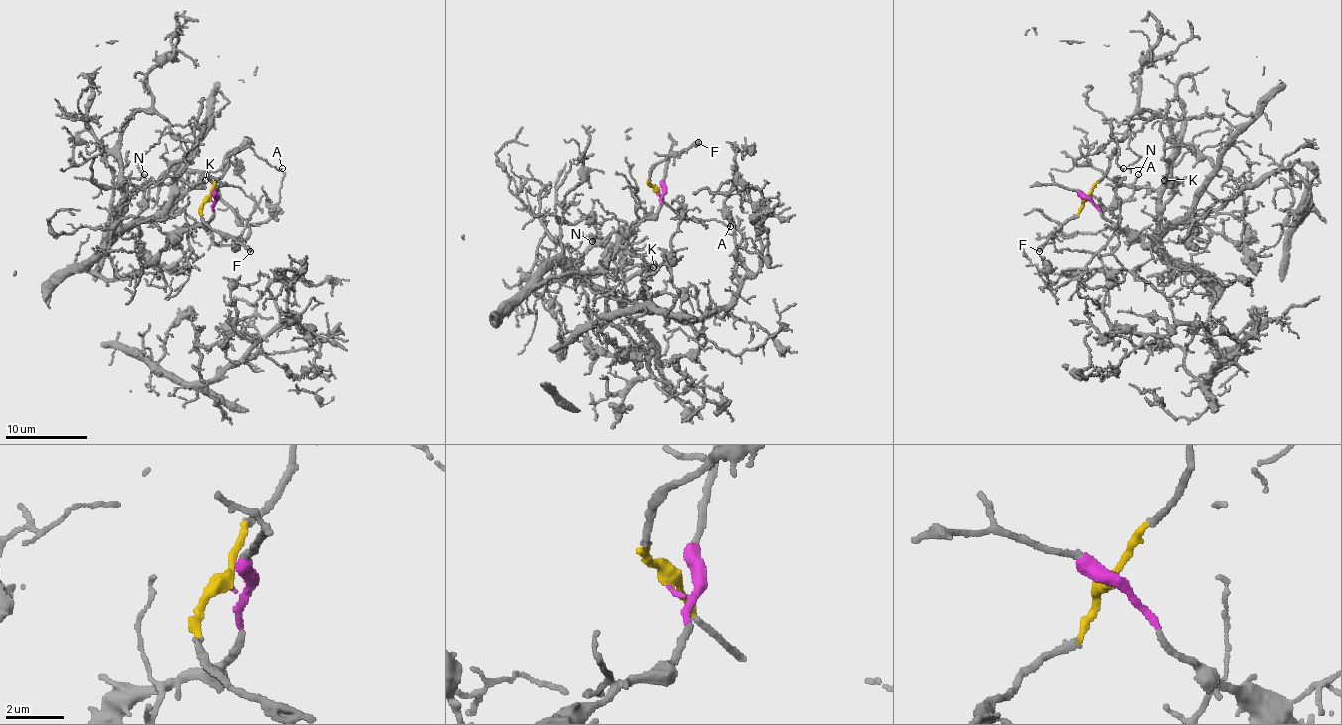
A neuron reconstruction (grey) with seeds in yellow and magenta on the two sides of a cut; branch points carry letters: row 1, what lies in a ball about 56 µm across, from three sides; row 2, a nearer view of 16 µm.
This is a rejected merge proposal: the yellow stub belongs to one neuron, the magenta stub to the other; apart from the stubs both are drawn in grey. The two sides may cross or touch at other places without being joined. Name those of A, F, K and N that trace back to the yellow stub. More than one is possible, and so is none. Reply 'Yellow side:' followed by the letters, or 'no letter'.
Yellow side: A, F

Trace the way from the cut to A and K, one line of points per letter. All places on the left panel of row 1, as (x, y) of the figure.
A: (207, 198), (211, 186), (224, 174), (228, 159), (246, 147), (269, 164), (281, 168)
K: (207, 198), (213, 205), (209, 219), (131, 273), (100, 279), (90, 268), (137, 190), (154, 182), (205, 180)

